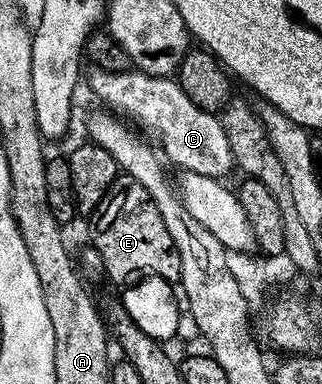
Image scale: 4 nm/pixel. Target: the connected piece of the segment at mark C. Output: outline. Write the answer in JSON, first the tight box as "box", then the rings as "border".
{"box":[89,67,235,179],"border":[[[93,67],[90,72],[89,87],[106,103],[102,104],[106,108],[120,113],[126,120],[134,119],[143,130],[150,131],[161,142],[162,148],[160,147],[160,150],[163,155],[163,150],[165,150],[166,155],[164,155],[164,158],[166,160],[169,158],[177,166],[177,169],[199,173],[212,179],[221,179],[225,177],[229,170],[234,170],[235,164],[231,153],[231,145],[227,145],[227,133],[223,133],[220,118],[214,112],[199,109],[199,105],[192,103],[187,97],[187,93],[183,93],[183,89],[177,83],[176,78],[148,75],[136,69],[111,73],[110,71]]]}

